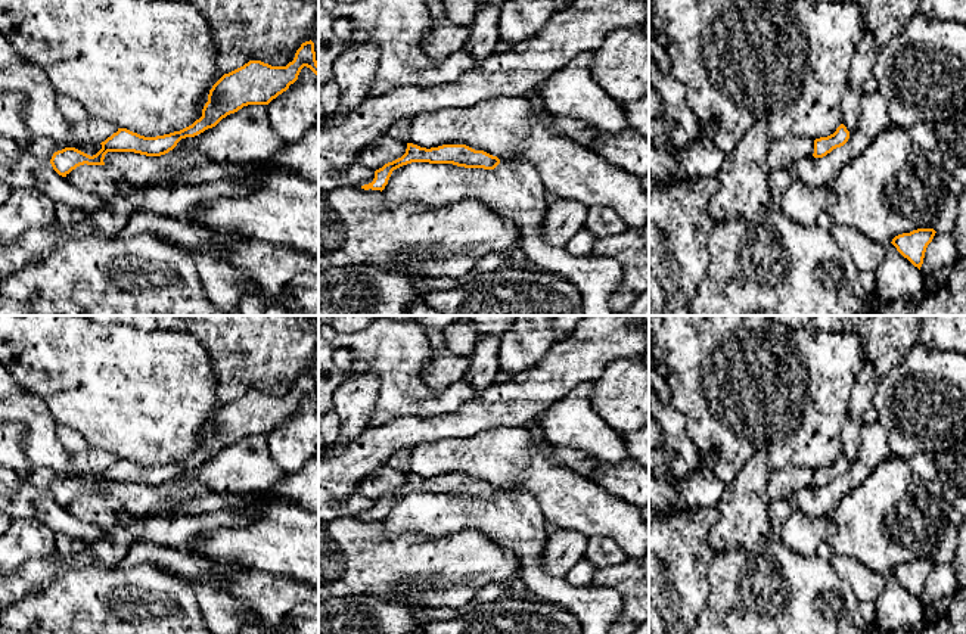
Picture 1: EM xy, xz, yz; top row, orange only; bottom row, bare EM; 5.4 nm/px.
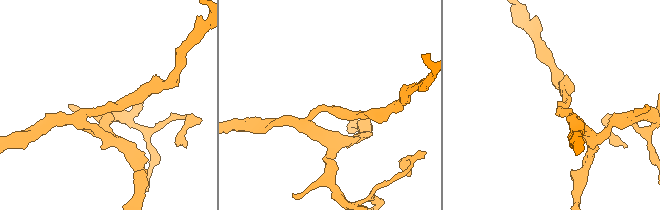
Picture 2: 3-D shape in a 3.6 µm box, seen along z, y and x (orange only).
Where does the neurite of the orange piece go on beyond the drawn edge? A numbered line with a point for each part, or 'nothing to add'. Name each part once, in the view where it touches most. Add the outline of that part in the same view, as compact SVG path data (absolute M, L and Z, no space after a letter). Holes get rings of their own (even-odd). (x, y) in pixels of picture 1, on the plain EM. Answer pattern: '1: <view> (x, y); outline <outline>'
nothing to add

